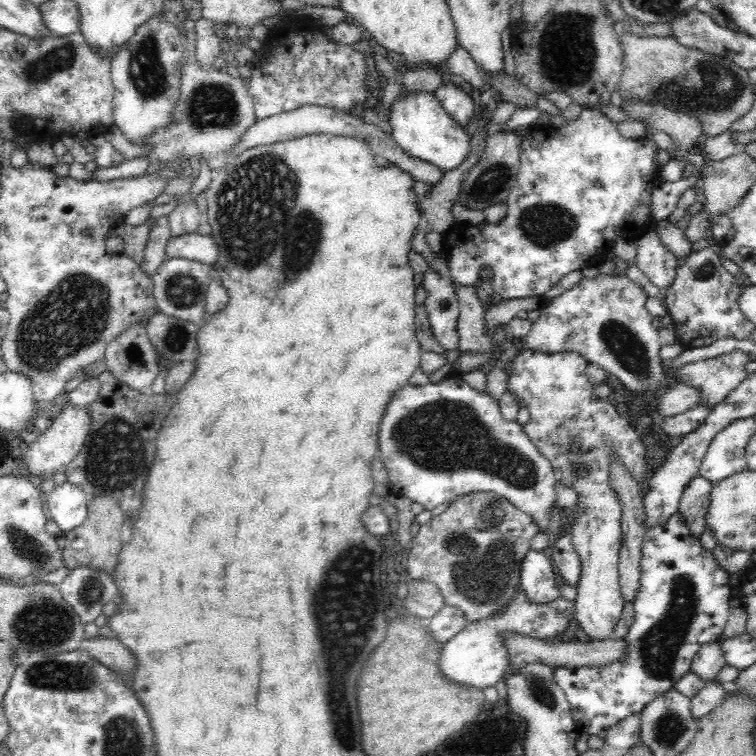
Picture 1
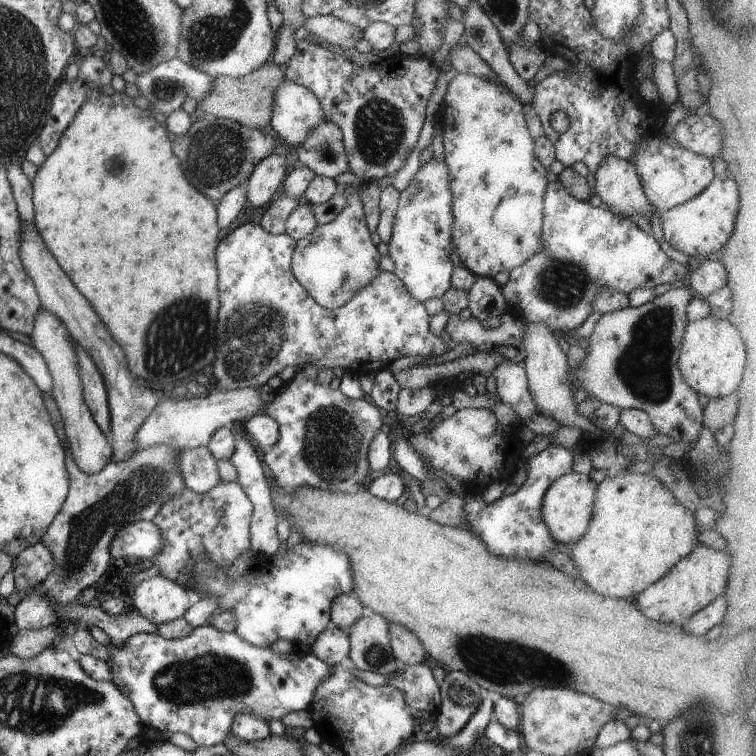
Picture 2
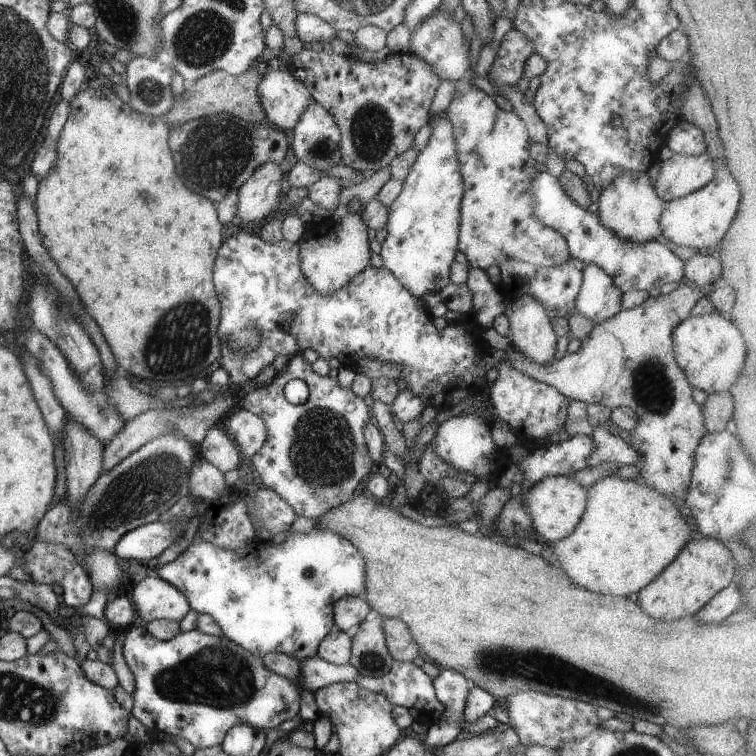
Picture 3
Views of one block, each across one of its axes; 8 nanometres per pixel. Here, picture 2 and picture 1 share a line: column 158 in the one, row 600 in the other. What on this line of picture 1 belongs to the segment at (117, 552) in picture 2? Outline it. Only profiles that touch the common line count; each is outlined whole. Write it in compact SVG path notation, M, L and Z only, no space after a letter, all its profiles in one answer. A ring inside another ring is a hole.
M530 550L525 555L520 568L519 584L528 594L528 601L547 604L559 598L556 587L558 576L547 550Z

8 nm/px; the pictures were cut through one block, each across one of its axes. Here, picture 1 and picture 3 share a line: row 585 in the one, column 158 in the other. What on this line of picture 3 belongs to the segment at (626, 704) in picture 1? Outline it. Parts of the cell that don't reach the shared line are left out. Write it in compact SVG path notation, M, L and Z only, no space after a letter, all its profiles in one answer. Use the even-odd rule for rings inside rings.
M130 625L123 634L121 656L134 678L132 714L148 730L166 732L187 740L195 749L213 747L223 742L225 733L233 724L247 724L253 728L269 731L298 714L301 692L316 692L335 681L354 681L359 672L348 662L341 665L325 662L316 654L301 661L301 674L297 680L287 680L265 668L263 660L251 656L240 645L225 637L205 635L197 629L181 631L166 641L157 640L145 626Z

